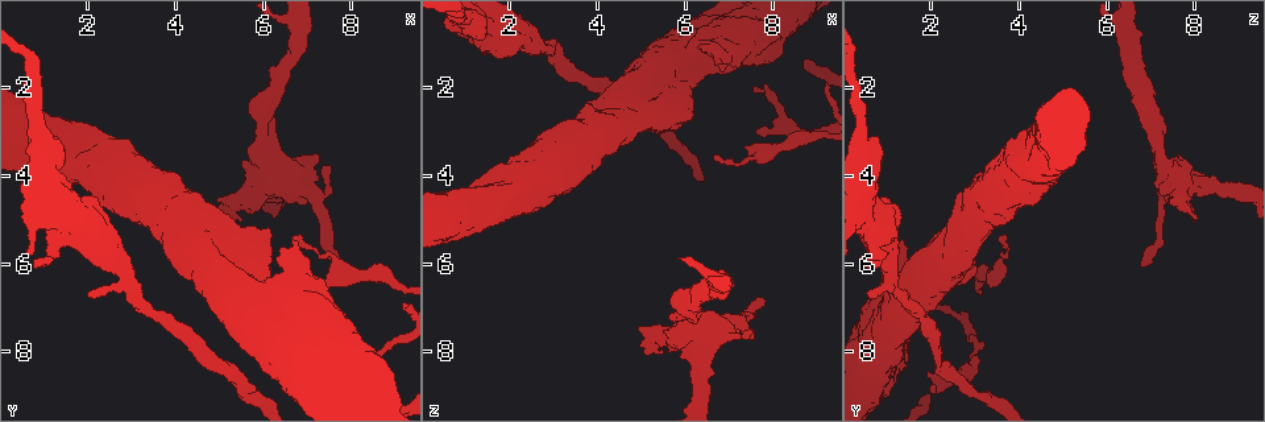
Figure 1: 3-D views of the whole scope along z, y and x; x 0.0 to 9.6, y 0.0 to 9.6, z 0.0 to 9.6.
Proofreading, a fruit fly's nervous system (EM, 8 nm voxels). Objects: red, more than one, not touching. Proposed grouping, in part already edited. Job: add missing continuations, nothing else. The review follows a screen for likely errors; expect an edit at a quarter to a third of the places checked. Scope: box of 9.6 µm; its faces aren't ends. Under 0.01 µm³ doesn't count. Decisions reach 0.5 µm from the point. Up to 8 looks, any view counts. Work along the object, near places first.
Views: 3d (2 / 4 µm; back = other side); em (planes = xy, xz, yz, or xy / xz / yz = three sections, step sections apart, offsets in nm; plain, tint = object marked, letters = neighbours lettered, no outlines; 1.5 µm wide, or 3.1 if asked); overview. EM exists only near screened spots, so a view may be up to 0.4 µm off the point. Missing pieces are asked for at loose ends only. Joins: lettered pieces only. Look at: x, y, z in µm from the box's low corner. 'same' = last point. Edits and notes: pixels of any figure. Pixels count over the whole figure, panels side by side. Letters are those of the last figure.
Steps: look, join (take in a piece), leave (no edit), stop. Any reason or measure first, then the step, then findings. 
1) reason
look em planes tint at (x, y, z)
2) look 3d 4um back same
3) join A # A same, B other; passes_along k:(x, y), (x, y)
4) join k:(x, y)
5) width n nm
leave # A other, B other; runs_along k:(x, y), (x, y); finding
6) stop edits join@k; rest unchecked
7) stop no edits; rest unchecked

free end
look em yz step 4 tint at (2.05, 6.65, 0.65)

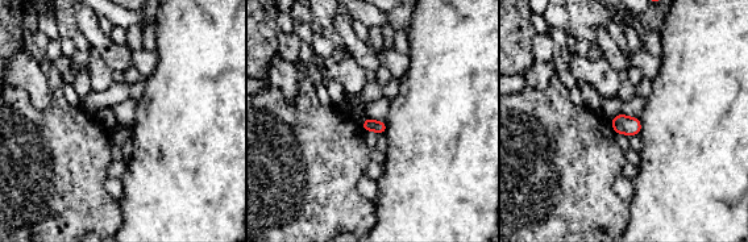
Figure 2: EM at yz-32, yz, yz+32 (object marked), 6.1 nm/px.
cut it another way
look em planes letters same

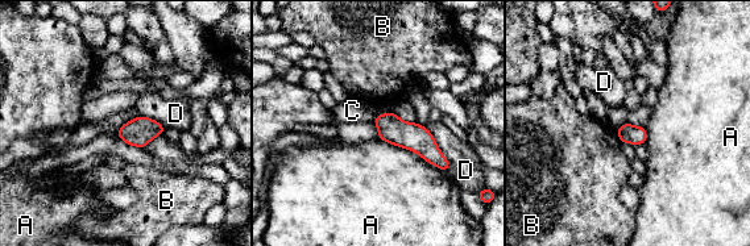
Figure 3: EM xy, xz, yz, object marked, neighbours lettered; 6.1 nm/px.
leave # A other, B other, C other, D other; no lettered piece goes on from it

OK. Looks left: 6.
branch stops here
look em xy step 4 letters at (6.60, 5.45, 3.60)

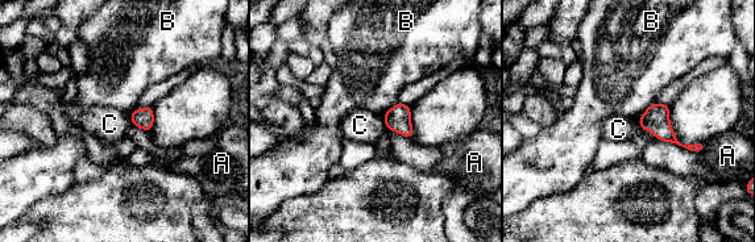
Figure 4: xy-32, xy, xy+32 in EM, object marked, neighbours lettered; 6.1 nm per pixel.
cut it another way
look em planes letters same

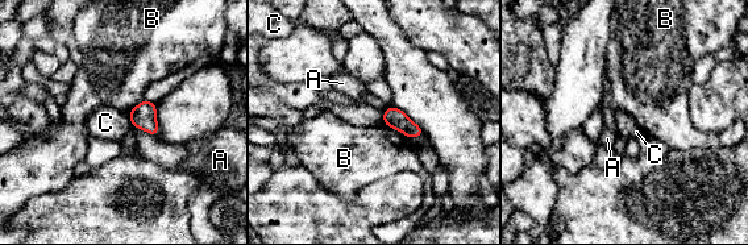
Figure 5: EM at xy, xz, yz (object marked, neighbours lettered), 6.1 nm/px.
longest_contact B 180 nm
leave # A other, B other, C other; border 5:(128, 113), (132, 125); no lettered piece goes on from it

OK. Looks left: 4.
an open end
look em planes letters at (7.60, 8.75, 2.10)

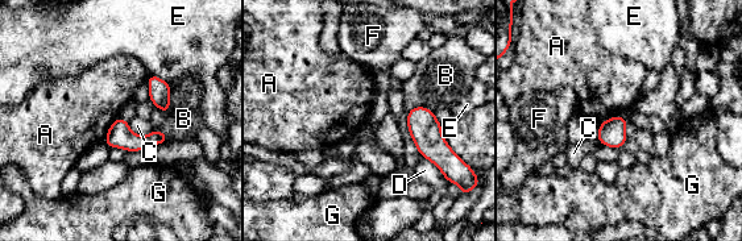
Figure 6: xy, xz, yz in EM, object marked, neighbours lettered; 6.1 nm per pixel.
longest_contact C 180 nm
leave # A other, B other, C other, D other, E other, F other, G other; border 6:(117, 116), (103, 140); no lettered piece goes on from it

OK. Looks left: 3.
an open end
look em yz step 8 letters at (7.80, 6.05, 6.90)

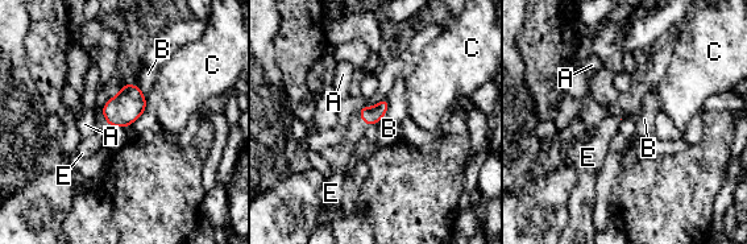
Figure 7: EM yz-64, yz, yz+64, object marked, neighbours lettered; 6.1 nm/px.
look em planes letters same

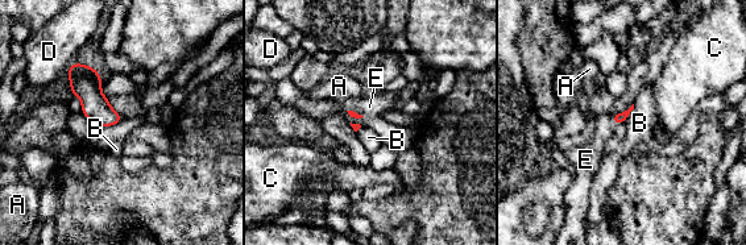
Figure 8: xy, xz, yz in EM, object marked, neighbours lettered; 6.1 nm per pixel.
join 8:(589, 154) # A other, B other, C other, D other, E same; passes_along 8:(617, 119), (612, 120), (589, 154); the cell continues

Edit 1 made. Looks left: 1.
stop edits join@8; rest unchecked

